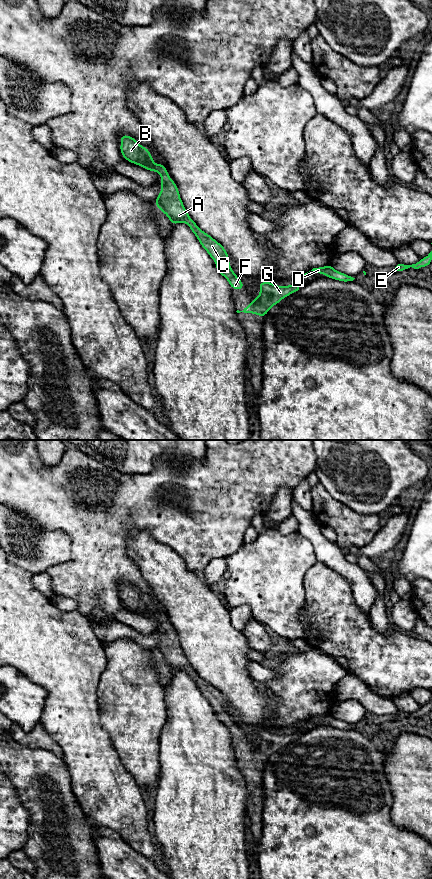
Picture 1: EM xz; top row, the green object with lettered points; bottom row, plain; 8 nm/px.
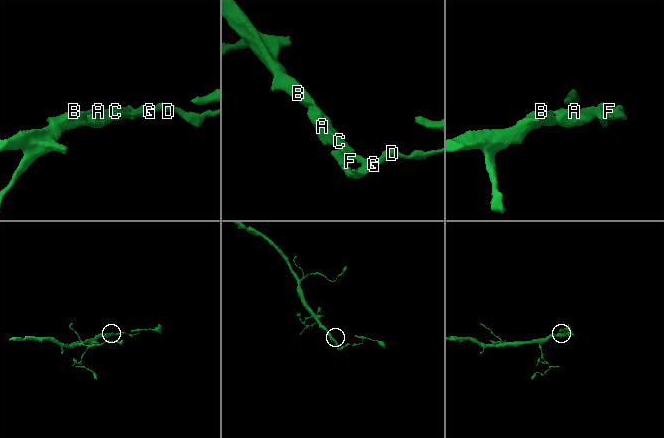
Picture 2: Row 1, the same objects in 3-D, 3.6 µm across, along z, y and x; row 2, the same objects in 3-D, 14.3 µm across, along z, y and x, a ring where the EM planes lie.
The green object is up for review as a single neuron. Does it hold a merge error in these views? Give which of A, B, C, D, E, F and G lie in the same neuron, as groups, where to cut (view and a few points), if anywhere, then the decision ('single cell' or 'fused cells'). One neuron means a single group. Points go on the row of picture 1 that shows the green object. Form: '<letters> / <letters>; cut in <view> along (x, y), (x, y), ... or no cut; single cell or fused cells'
A B C D E F G; no cut; single cell

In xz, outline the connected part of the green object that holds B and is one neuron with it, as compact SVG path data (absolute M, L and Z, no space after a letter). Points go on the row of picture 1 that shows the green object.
M121 135L121 155L129 162L137 164L149 171L159 172L161 175L162 190L158 194L155 205L164 212L171 224L187 223L195 234L202 247L208 252L210 257L216 262L216 270L229 282L232 289L241 290L244 288L243 282L236 276L230 267L229 255L224 247L203 232L196 223L189 217L175 182L169 178L168 171L164 164L154 164L153 157L148 148L143 148L133 137Z

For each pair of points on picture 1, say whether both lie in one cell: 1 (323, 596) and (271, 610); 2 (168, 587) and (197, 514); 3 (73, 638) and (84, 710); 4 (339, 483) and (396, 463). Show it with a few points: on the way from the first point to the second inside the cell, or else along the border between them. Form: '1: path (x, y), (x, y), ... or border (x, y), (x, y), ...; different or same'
1: border (303, 578), (305, 607), (301, 616), (309, 624); different
2: border (160, 543), (173, 549), (186, 567), (194, 572); different
3: path (73, 656), (73, 692); same
4: path (353, 469), (355, 467), (382, 467); same

